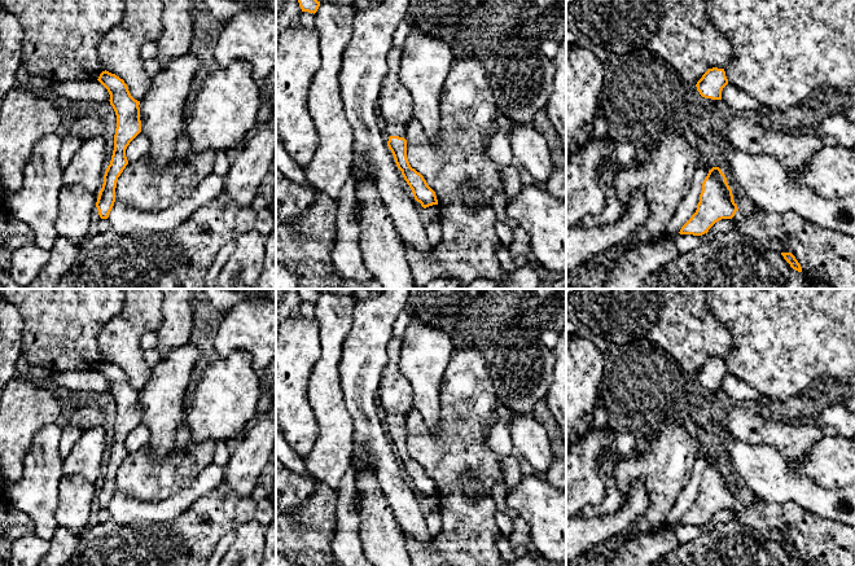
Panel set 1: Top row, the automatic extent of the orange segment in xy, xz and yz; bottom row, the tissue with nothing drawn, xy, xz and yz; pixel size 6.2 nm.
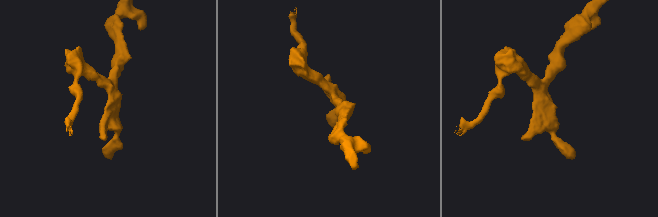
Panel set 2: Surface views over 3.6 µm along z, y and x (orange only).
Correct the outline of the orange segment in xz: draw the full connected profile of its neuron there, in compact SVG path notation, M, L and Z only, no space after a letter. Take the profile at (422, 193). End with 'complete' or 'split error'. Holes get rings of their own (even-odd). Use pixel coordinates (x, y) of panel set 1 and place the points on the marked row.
M390 136L387 146L391 150L398 168L409 188L412 189L413 197L421 203L424 209L438 205L435 192L428 185L424 176L411 167L407 158L407 140L399 136Z; complete

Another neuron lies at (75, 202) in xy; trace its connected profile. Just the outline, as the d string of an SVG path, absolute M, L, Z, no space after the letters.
M63 184L58 193L58 216L56 220L58 237L78 246L86 242L97 198L98 194L80 184Z

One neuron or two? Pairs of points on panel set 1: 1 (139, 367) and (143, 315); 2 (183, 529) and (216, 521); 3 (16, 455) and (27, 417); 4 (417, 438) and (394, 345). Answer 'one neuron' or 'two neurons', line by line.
1: one neuron
2: one neuron
3: one neuron
4: two neurons

